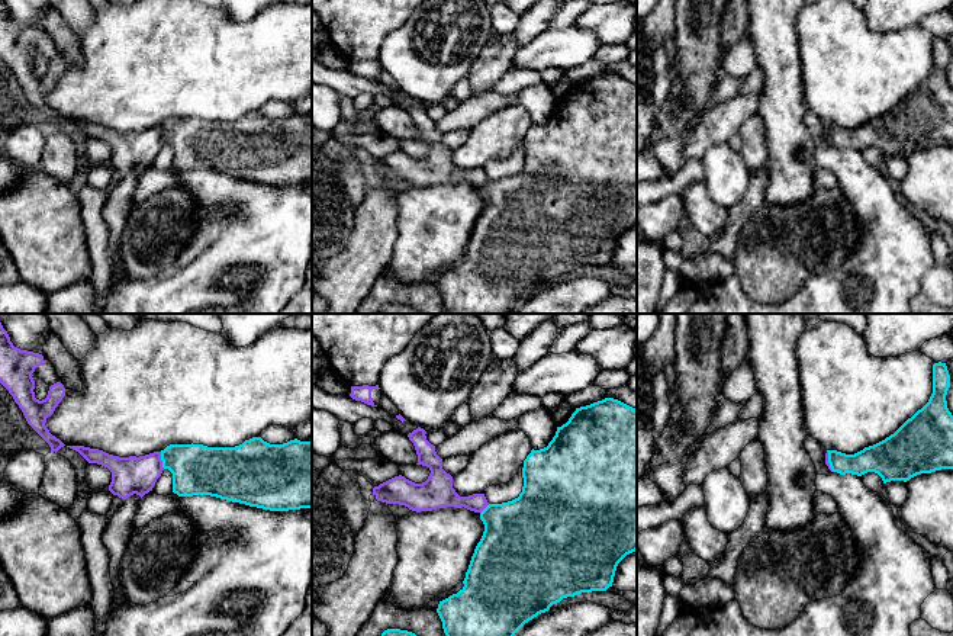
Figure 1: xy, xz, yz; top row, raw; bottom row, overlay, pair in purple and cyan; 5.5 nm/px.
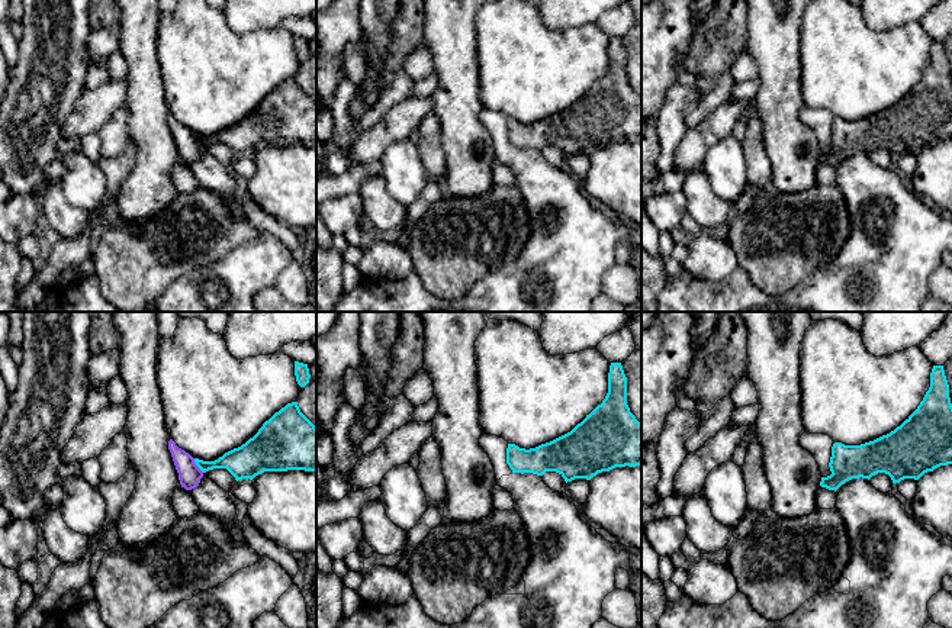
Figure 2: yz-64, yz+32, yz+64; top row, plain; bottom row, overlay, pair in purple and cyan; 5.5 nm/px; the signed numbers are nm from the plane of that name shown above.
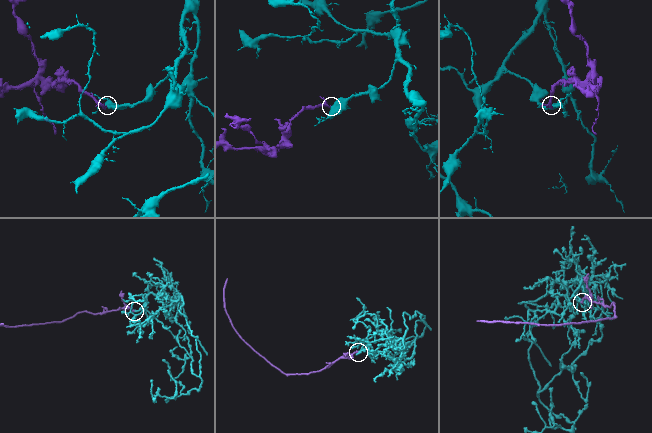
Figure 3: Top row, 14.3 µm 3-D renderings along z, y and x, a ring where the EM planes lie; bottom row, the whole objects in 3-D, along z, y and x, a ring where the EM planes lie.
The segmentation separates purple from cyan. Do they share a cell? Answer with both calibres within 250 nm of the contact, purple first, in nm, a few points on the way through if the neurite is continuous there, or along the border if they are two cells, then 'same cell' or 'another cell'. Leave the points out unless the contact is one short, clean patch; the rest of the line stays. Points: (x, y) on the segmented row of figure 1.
220 nm thick on the purple side, 280 nm on the other; border along xy (160, 452), (164, 468); another cell

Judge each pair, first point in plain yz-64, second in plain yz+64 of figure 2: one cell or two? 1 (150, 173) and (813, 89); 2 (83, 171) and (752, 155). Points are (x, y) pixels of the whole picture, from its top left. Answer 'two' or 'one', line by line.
1: two
2: two

